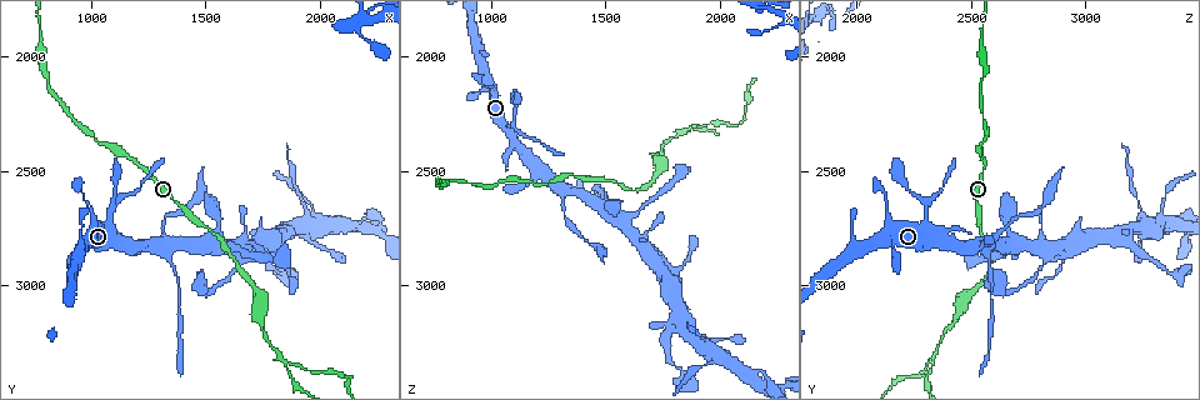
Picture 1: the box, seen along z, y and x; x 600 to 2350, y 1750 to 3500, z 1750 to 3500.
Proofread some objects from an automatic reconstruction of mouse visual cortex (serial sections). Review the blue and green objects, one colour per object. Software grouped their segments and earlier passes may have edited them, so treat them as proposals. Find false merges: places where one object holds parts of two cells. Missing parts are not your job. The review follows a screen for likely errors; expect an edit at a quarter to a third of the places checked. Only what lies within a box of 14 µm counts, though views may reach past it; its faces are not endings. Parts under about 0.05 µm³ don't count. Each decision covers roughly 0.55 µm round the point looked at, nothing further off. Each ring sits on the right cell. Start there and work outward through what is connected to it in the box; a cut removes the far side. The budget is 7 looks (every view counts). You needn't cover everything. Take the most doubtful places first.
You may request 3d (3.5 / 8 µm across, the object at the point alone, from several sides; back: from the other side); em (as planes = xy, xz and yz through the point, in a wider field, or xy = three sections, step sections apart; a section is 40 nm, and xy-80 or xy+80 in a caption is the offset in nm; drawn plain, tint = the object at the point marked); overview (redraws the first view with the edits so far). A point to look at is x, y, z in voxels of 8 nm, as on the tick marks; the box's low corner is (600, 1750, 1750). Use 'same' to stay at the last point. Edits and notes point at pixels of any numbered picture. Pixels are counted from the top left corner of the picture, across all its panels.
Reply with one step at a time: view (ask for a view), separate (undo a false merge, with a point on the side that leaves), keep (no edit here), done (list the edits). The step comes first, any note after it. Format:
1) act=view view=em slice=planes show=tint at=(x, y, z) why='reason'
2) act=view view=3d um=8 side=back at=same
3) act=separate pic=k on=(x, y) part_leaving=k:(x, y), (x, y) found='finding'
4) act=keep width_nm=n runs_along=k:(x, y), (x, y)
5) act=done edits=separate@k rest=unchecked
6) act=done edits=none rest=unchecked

act=view view=3d um=3.5 at=(1840, 3320, 2330) why='thin neck'

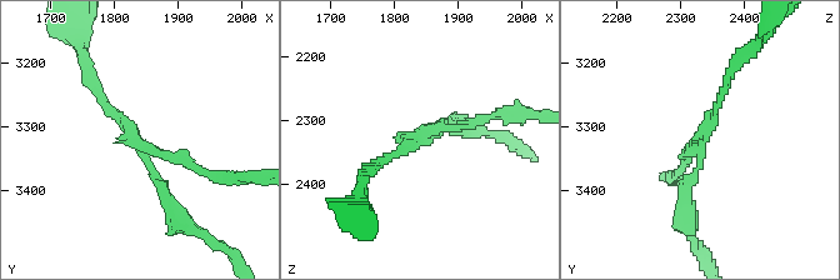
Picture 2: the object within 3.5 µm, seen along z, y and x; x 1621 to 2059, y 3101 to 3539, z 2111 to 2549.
act=view view=em slice=planes show=tint at=(1840, 3330, 2325)

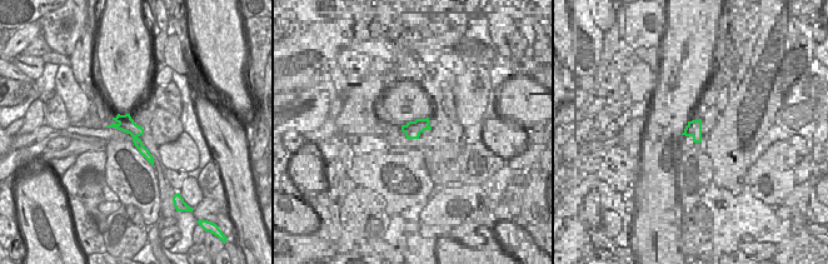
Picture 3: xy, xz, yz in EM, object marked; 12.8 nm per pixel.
act=separate pic=2 on=(190, 163) arm_widths_nm=100,150,150 part_leaving=2:(139, 143), (204, 174), (250, 178) found='a second cell is stuck on'

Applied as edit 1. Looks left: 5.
act=view view=3d um=3.5 at=(1320, 2810, 2590) why='four-way junction'

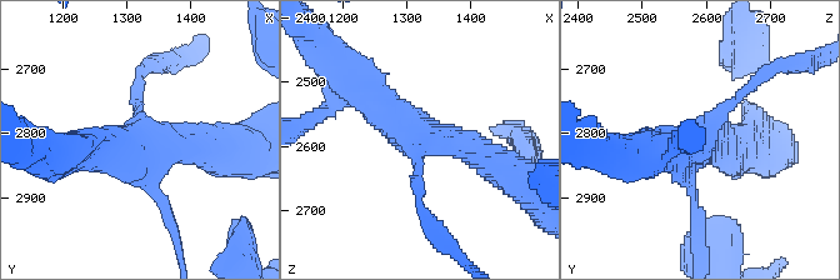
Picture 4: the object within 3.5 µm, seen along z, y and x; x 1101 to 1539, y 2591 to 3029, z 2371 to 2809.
act=view view=em slice=xy step=3 show=tint at=(1315, 2800, 2595) arms=4 arm_widths_nm=150,150,400,450

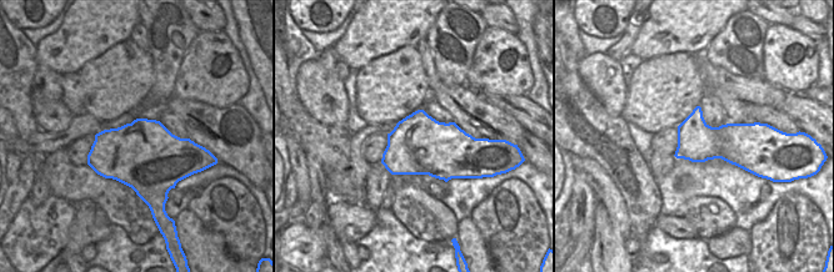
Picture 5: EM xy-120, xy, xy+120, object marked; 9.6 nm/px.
act=keep runs_along=4:(349, 80), (406, 129), (498, 166) found='continuous, no second cell'

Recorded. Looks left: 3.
act=view view=3d um=8 at=(1390, 3050, 2590) why='thick turns thin'

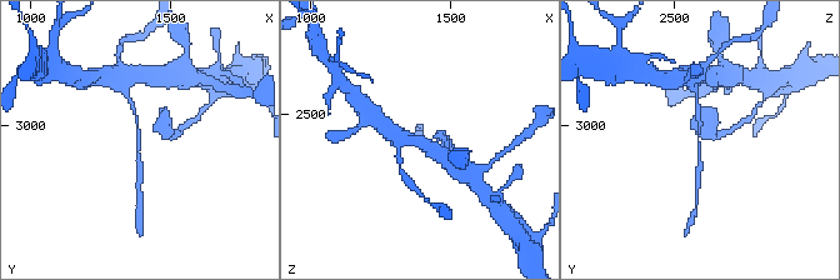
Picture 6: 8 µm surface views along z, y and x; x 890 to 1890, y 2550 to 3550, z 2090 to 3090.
act=view view=em slice=xy step=1 show=tint at=(1380, 3050, 2590) arm_widths_nm=200,200

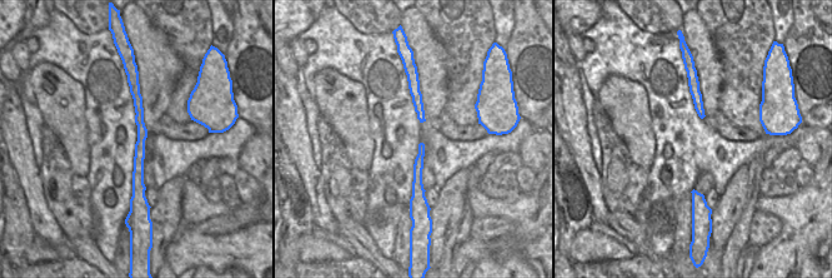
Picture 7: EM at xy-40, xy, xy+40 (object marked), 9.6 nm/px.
act=separate pic=6 on=(139, 164) part_leaving=6:(139, 136), (139, 190) found='a second cell is stuck on'

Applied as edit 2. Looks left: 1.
act=done edits=separate@2,separate@6 rest=unchecked

